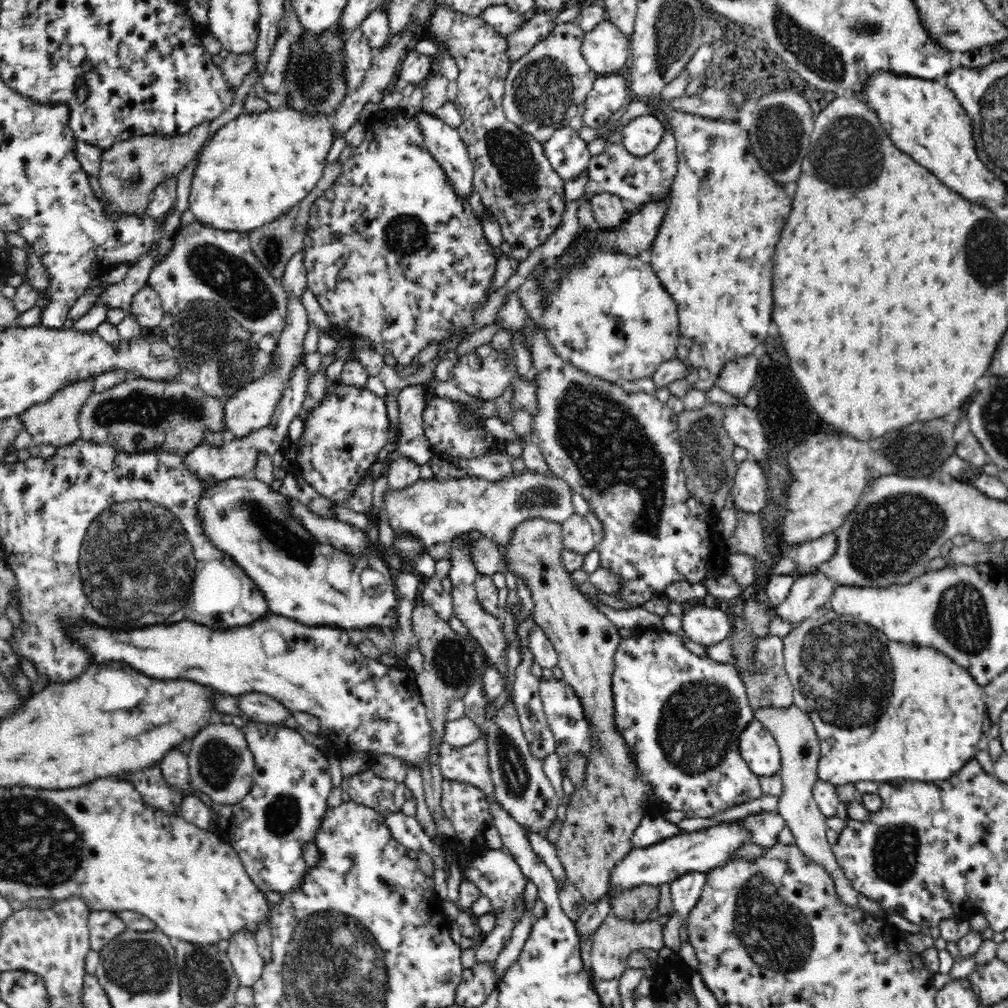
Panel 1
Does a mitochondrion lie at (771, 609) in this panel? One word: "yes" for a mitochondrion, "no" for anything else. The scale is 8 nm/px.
no

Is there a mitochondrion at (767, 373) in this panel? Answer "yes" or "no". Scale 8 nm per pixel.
no

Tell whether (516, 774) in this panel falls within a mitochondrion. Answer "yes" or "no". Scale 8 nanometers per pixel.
yes

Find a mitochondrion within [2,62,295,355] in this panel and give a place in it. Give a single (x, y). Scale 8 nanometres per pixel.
(235, 282)

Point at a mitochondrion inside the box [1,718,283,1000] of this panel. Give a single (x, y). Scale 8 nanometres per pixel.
(140, 966)

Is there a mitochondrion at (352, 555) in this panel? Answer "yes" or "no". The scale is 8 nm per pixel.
no

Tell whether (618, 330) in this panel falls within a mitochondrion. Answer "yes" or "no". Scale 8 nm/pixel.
no

